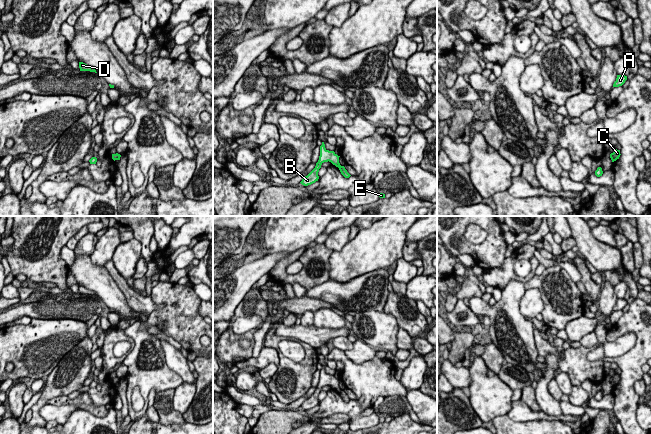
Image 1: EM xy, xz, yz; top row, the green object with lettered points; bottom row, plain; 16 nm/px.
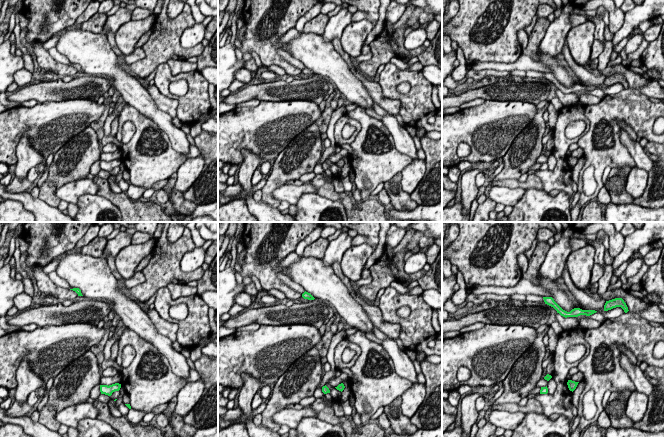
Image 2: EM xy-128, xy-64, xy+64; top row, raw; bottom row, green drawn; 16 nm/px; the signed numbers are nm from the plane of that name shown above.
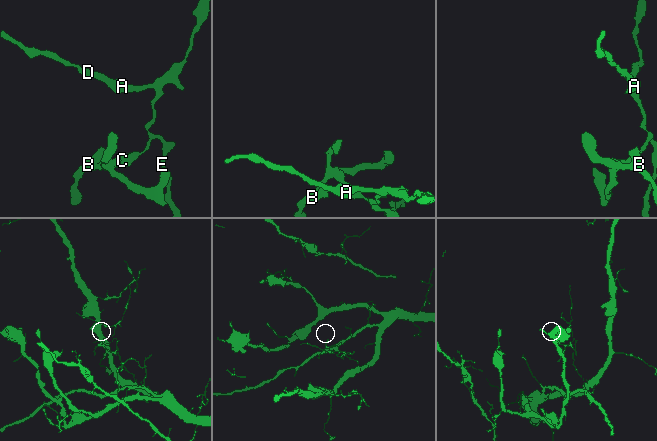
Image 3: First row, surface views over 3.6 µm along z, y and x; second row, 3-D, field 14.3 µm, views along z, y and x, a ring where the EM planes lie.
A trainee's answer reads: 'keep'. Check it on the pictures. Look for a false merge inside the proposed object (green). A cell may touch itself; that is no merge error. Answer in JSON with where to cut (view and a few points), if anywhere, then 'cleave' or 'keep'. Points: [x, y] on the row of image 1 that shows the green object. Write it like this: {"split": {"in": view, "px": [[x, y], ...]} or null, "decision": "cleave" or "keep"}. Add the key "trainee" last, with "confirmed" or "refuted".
{"split": {"in": "xy", "px": [[118, 154], [115, 159]]}, "decision": "cleave", "trainee": "refuted"}

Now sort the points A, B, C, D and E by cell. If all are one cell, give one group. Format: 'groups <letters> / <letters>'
groups A C D E / B

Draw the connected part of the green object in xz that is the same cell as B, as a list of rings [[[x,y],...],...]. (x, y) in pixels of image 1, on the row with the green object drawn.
[[[322,142],[322,145],[320,146],[319,160],[316,163],[315,168],[307,176],[305,176],[300,183],[304,186],[308,186],[318,181],[318,172],[324,162],[329,161],[336,167],[340,168],[341,165],[339,163],[339,157],[340,156],[338,156],[334,151],[327,150],[324,142]]]

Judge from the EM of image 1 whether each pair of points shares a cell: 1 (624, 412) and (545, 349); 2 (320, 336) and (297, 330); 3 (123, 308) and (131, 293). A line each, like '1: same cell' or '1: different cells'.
1: different cells
2: same cell
3: different cells

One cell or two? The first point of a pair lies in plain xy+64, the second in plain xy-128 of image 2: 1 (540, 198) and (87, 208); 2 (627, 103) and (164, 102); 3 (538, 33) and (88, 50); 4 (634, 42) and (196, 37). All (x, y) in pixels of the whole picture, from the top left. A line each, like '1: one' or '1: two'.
1: one
2: two
3: two
4: one

